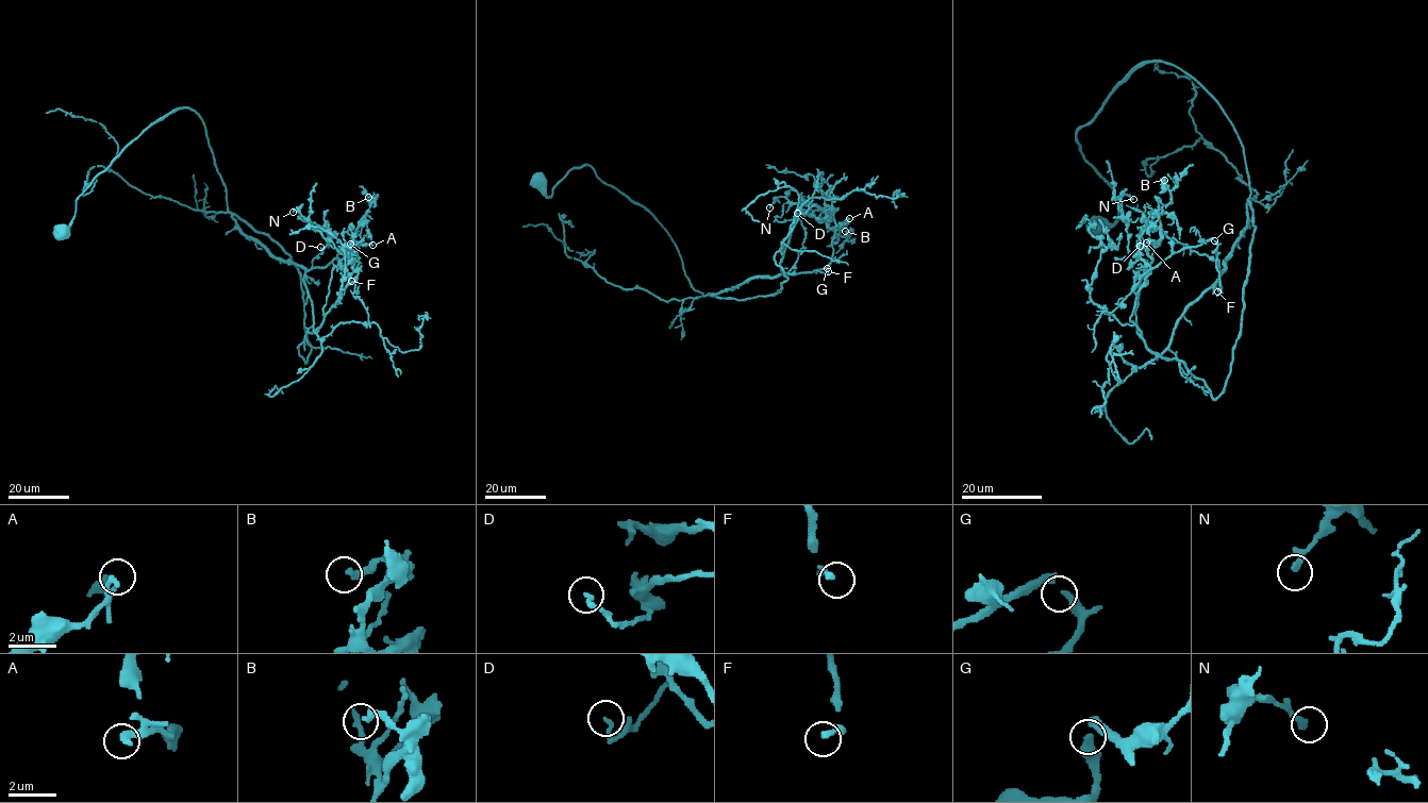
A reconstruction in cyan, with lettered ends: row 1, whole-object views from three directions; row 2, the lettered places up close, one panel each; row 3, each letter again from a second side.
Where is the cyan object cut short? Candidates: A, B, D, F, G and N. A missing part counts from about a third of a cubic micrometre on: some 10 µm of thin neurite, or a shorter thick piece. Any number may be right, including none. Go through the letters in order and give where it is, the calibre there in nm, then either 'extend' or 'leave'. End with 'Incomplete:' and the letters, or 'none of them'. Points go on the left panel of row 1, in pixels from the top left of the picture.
A: at (372, 245); 280 nm thick; leave
B: at (368, 197); 300 nm thick; leave
D: at (320, 247); 140 nm thick; leave
F: at (351, 281); 260 nm thick; leave
G: at (350, 244); 280 nm thick; leave
N: at (293, 212); 240 nm thick; leave
Incomplete: none of them

